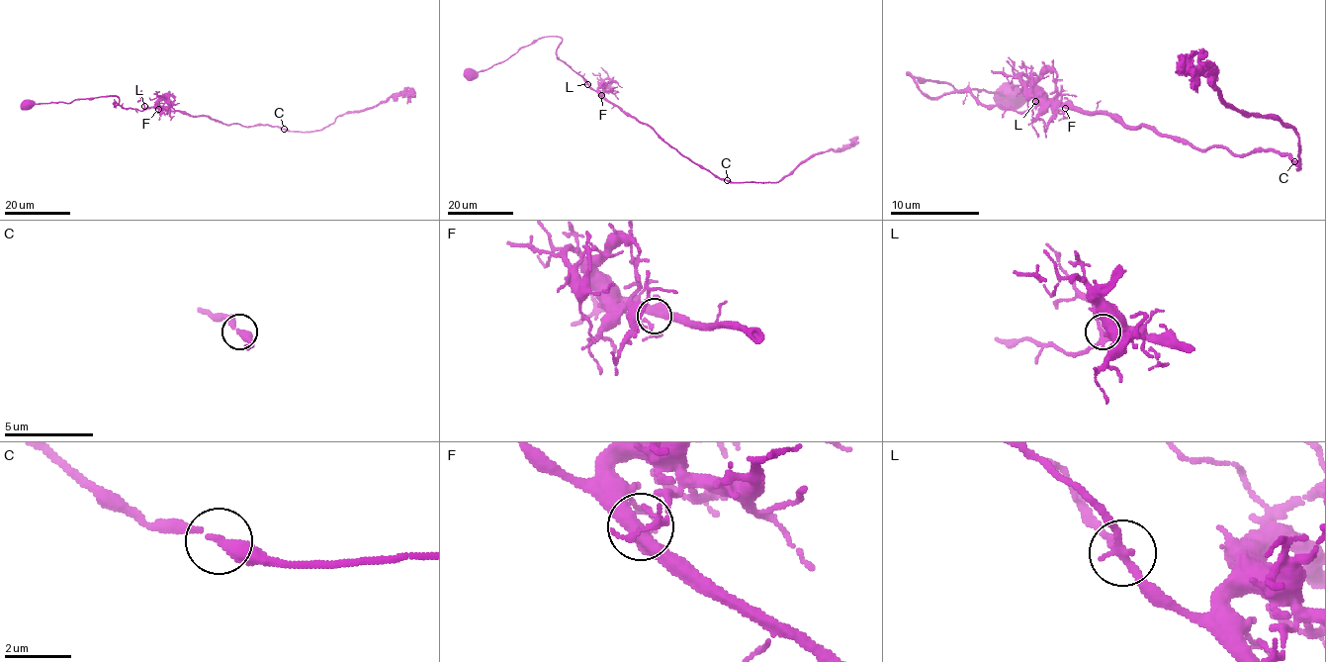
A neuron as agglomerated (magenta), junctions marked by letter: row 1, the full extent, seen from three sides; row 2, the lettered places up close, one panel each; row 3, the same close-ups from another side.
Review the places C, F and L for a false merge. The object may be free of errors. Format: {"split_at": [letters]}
{"split_at": []}

